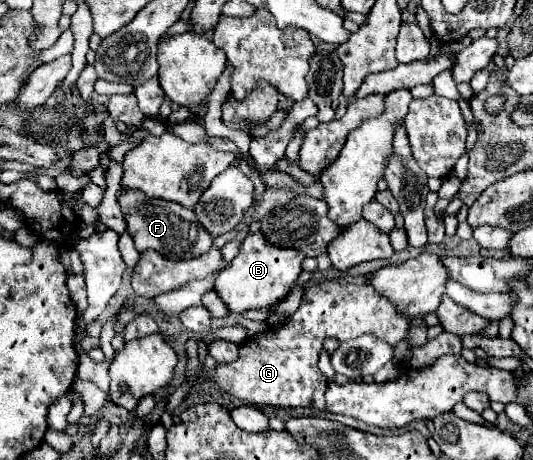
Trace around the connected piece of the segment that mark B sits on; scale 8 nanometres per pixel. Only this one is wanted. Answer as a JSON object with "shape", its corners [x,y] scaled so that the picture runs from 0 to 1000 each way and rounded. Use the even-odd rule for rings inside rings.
{"shape":[[[478,504],[475,513],[460,517],[448,552],[433,565],[430,583],[422,583],[403,604],[403,630],[441,683],[452,683],[467,670],[505,674],[546,635],[553,609],[568,587],[568,561],[568,548],[553,539],[516,539],[493,522],[490,504]]]}

